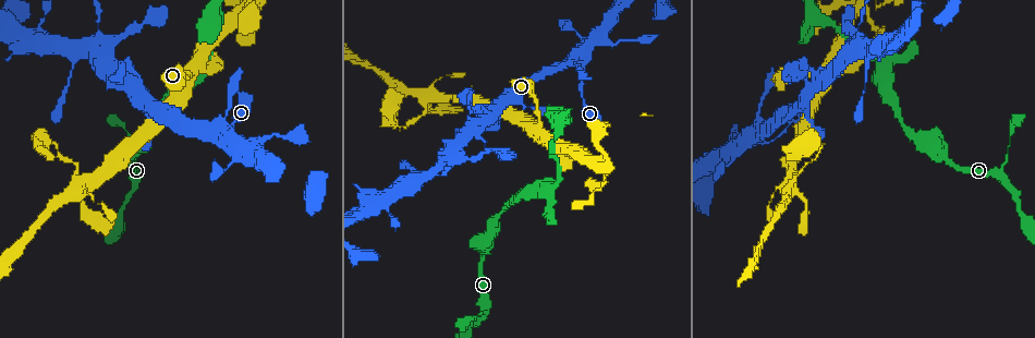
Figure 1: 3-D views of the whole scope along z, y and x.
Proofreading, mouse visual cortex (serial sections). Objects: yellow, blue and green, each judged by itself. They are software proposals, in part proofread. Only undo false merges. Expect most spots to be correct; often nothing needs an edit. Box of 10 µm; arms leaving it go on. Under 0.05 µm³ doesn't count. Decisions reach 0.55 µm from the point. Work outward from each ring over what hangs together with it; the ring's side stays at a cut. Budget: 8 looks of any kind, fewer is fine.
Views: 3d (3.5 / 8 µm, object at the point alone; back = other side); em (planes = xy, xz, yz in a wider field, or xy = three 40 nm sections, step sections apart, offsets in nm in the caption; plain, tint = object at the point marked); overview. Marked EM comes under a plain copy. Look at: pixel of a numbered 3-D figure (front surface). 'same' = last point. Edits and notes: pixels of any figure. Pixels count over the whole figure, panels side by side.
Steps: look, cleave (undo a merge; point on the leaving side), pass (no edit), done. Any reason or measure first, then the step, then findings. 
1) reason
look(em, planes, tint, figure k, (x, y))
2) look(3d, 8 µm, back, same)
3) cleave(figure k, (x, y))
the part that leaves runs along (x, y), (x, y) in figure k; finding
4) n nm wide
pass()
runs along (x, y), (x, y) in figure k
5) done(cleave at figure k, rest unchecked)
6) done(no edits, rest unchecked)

looks like a crossing
look(3d, 3.5 µm, figure 1, (748, 139))

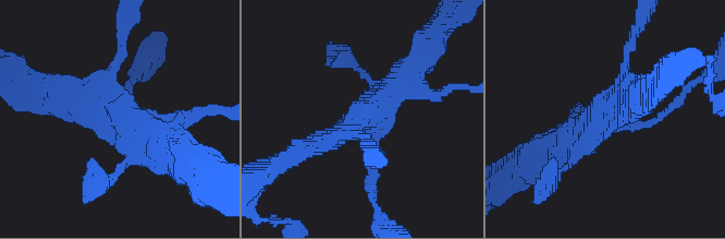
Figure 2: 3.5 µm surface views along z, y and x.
look(em, xy, step 2, tint, figure 2, (606, 115))

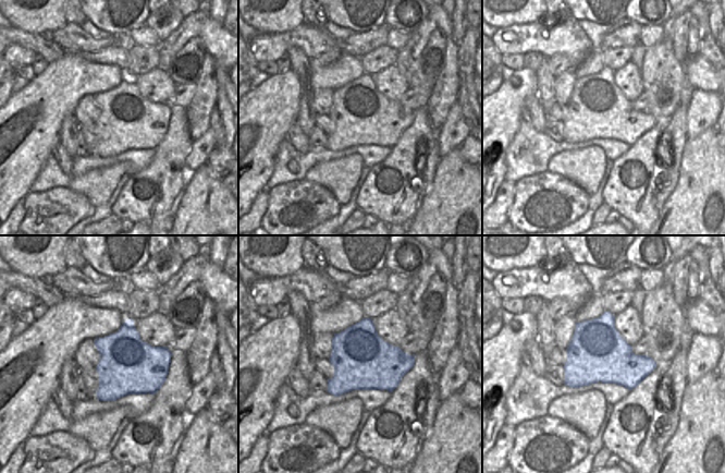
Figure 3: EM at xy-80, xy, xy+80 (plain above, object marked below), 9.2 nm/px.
pass()
runs along (371, 179), (365, 118), (304, 148) in figure 2; all the same cell

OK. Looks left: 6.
sharp bend
look(3d, 3.5 µm, figure 1, (793, 182))

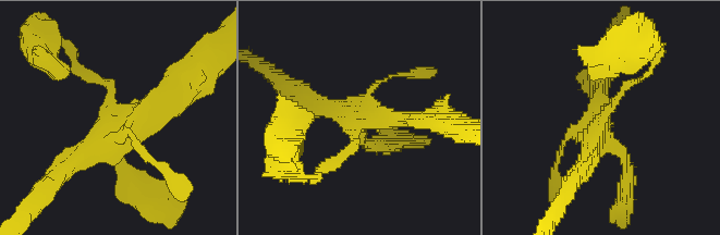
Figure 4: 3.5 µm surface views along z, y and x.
need the tissue
look(em, xy, step 2, tint, figure 4, (600, 122))

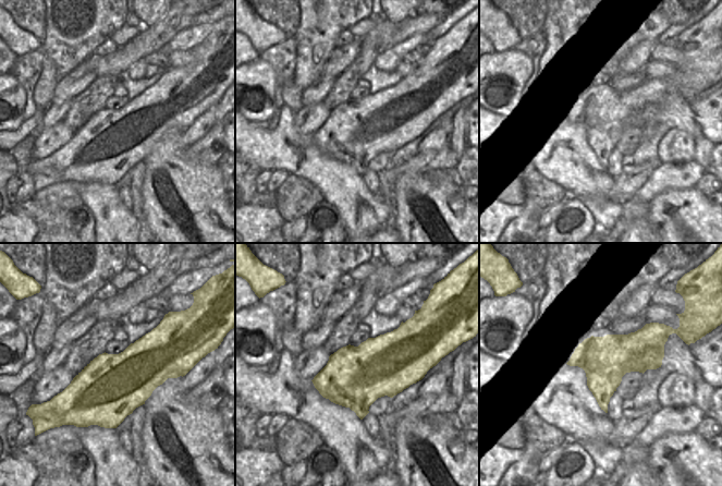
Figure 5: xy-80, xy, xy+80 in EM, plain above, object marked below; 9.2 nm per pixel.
cut it another way
look(em, xy, step 3, tint, same)

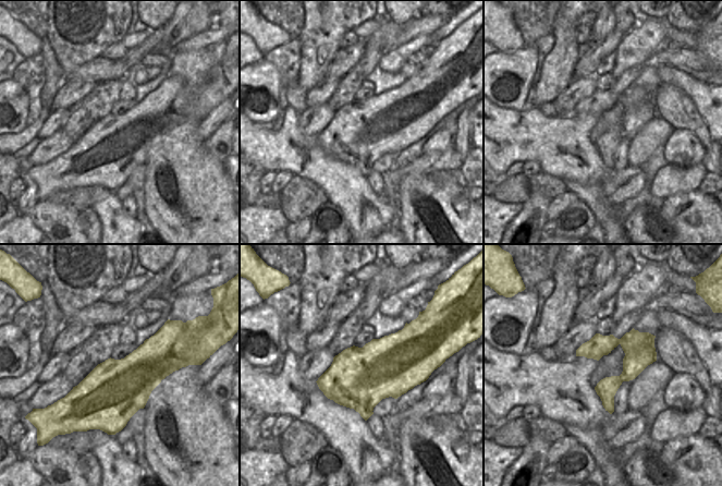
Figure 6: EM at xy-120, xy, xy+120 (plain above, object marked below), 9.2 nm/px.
pass()
runs along (192, 78), (71, 165) in figure 4; one cell here

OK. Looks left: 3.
narrows sharply
look(3d, 8 µm, figure 1, (480, 313))

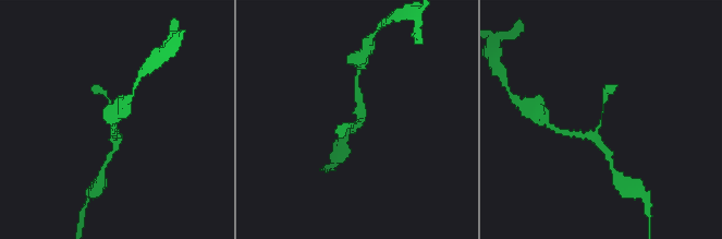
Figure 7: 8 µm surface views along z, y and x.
look(em, xy, step 2, tint, same)

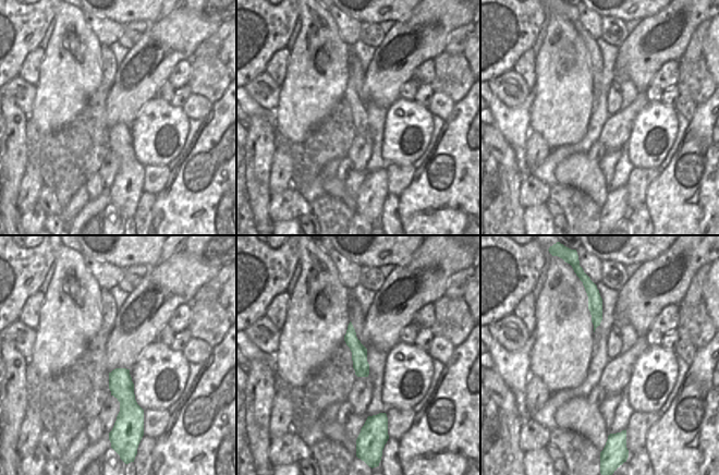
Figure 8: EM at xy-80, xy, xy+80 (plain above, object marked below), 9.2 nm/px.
pass()
runs along (585, 135), (599, 128), (610, 90) in figure 7; one cell here

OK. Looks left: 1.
done(no edits, rest unchecked)

